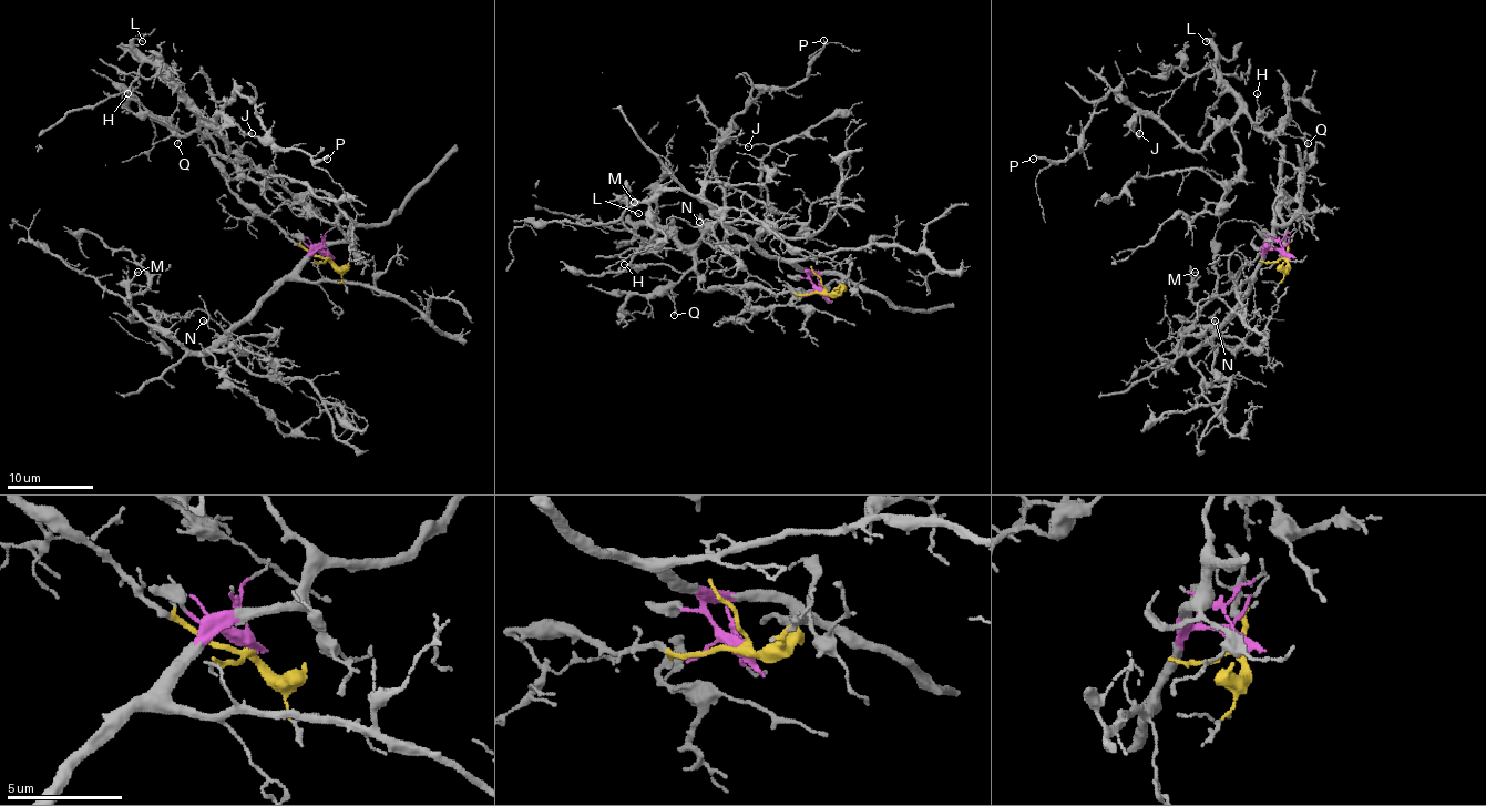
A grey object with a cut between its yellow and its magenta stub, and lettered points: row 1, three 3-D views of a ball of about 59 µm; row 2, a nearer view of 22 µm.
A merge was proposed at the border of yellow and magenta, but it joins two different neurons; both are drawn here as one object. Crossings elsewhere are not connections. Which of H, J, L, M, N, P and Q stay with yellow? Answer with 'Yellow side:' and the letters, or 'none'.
Yellow side: H, J, L, P, Q

